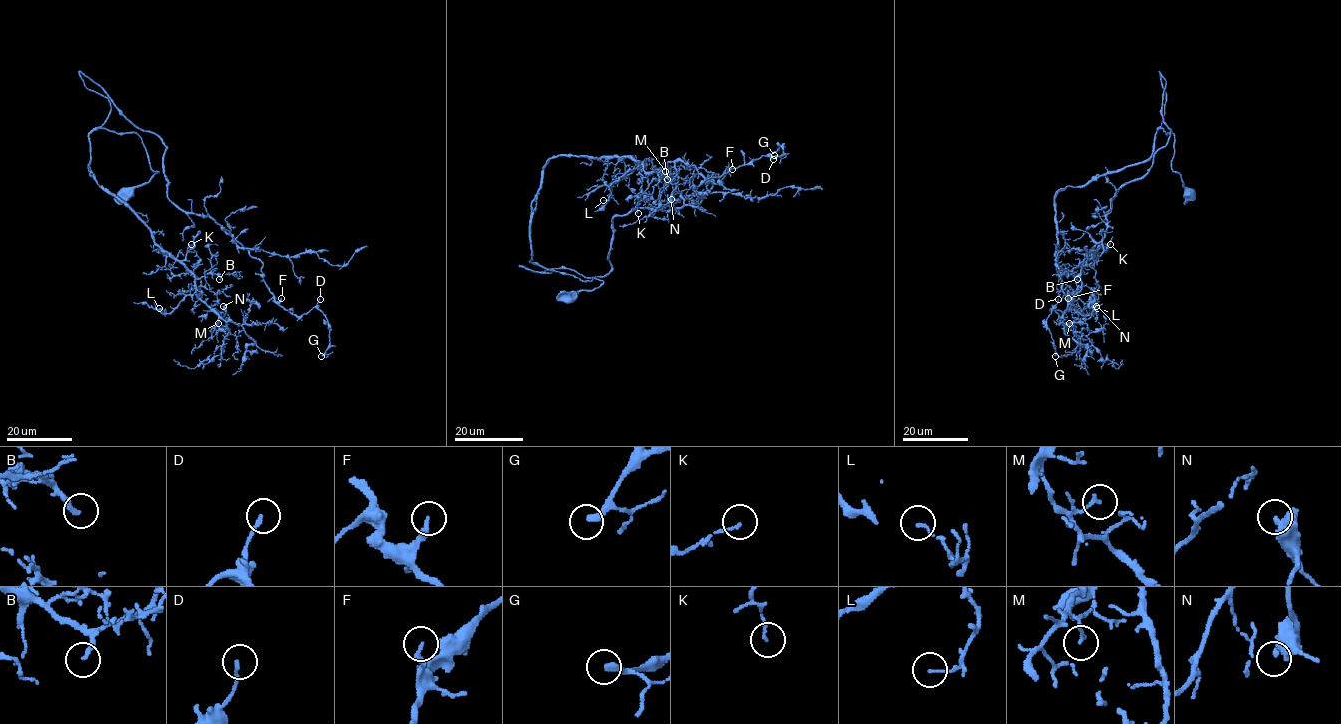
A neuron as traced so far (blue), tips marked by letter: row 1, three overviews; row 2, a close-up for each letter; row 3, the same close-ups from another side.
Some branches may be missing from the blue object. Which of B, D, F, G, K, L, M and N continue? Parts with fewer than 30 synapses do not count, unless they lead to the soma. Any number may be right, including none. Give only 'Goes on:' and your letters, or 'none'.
Goes on: B

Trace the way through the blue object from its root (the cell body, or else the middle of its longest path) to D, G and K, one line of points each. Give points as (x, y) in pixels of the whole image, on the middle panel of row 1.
D: (569, 299), (603, 282), (520, 266), (604, 276), (615, 216), (697, 206), (726, 170), (773, 159)
G: (569, 299), (603, 282), (520, 266), (604, 276), (615, 216), (697, 206), (726, 170), (781, 147), (774, 155)
K: (569, 299), (603, 282), (530, 260), (545, 164), (559, 155), (631, 157), (646, 199), (638, 213)

